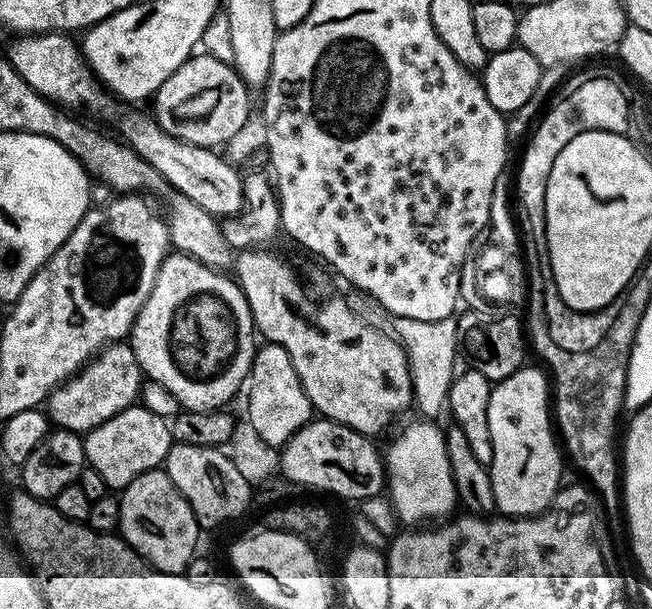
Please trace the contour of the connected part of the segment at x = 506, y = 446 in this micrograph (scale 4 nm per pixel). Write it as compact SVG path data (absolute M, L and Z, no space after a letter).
M525 366L510 374L510 378L495 381L490 394L488 421L492 443L490 471L496 512L513 518L539 516L551 505L562 487L562 448L550 415L549 377L547 380L538 369Z

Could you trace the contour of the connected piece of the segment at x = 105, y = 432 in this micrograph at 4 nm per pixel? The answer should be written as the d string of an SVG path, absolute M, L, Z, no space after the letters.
M143 406L122 410L122 414L114 414L114 418L102 422L102 426L94 426L94 430L83 437L83 442L87 467L98 470L112 490L122 490L134 482L134 478L159 469L174 443L169 421Z

